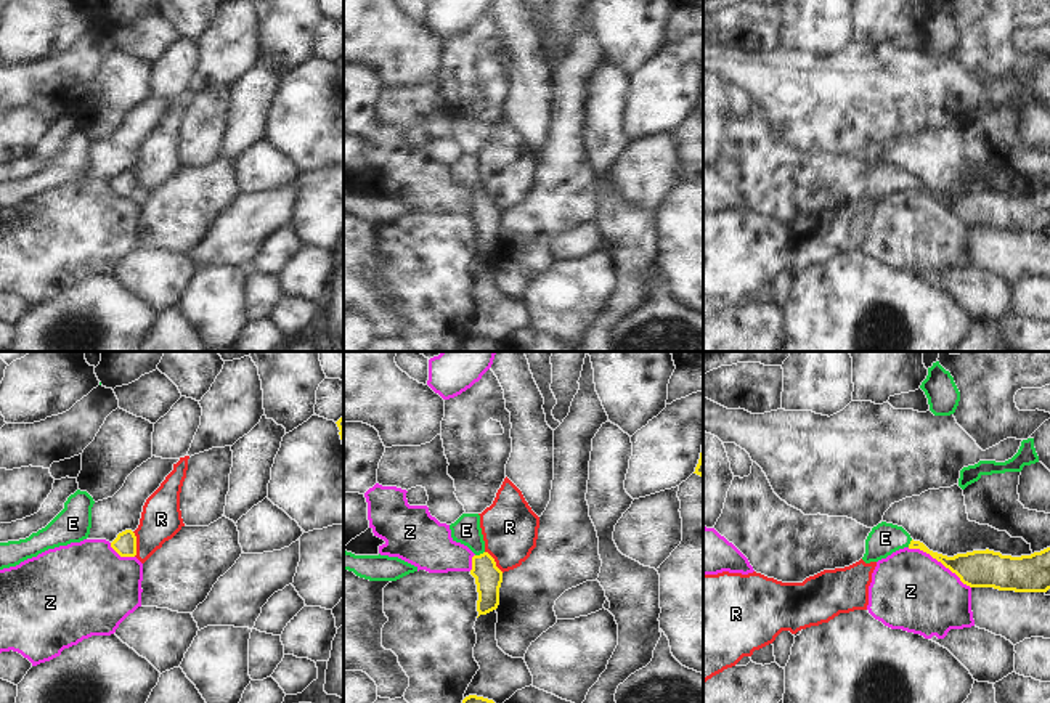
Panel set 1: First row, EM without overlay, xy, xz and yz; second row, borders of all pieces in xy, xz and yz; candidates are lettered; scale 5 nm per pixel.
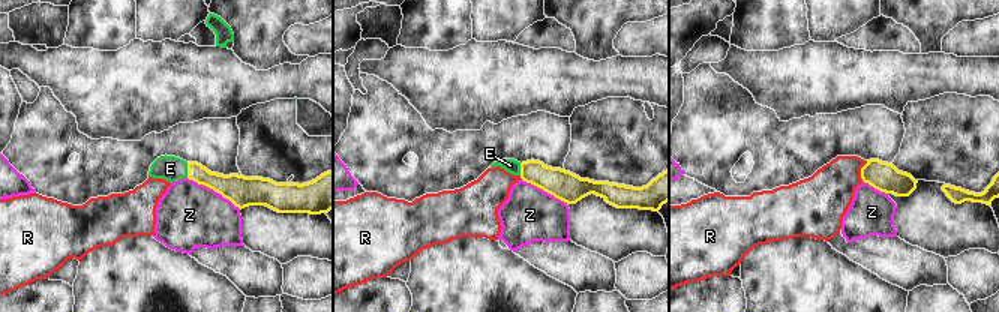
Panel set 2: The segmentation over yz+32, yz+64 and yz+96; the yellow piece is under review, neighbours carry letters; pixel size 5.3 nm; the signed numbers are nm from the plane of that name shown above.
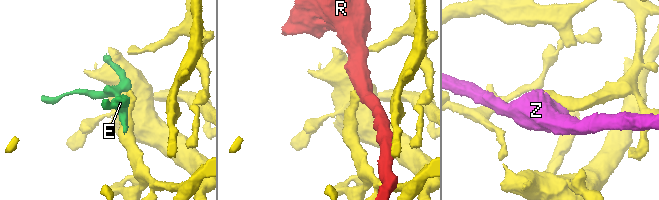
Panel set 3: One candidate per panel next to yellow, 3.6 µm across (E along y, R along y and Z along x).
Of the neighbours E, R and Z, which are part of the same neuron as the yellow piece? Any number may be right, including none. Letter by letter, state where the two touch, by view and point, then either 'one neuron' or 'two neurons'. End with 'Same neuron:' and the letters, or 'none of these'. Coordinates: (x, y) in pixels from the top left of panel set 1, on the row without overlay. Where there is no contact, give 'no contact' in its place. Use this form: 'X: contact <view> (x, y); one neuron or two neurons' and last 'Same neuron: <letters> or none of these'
E: contact xz (480, 195); one neuron
R: contact xy (135, 185); two neurons
Z: contact yz (940, 201); two neurons
Same neuron: E

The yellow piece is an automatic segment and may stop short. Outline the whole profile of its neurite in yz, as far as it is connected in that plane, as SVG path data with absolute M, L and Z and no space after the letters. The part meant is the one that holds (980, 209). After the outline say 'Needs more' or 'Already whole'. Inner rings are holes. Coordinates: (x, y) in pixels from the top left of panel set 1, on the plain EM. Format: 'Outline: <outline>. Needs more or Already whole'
Outline: M886 162L878 164L869 173L862 201L878 202L904 188L930 194L970 228L1015 233L1047 233L1050 230L1050 188L1021 197L1002 196L989 189L947 197L914 181L902 167Z. Needs more.

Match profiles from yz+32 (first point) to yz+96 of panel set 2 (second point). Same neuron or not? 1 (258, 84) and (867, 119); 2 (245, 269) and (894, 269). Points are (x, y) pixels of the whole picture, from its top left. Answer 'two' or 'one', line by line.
1: two
2: one

